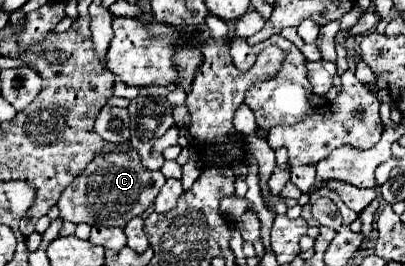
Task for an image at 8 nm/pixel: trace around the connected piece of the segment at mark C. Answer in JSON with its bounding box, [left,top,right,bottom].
[57,149,165,227]

